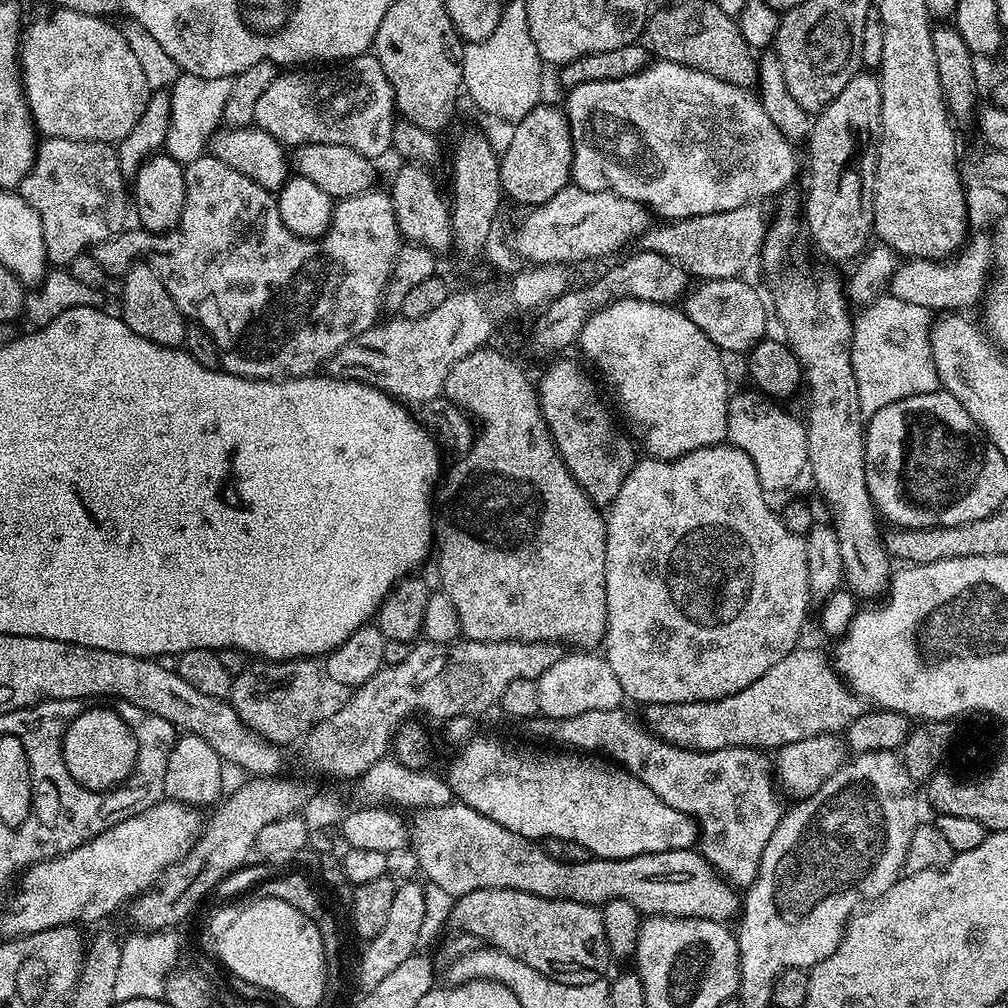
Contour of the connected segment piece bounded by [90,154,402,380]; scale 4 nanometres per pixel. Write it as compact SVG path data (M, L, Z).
M206 154L187 164L184 169L184 177L186 178L186 202L182 210L182 218L172 231L157 234L143 230L135 230L136 232L125 230L119 232L117 236L111 236L106 242L97 244L91 249L90 255L96 259L98 266L102 266L105 277L123 277L133 264L146 261L158 274L158 278L162 278L162 286L166 286L166 291L170 294L170 298L174 298L180 313L189 321L201 324L212 335L214 342L218 342L223 371L232 372L235 376L262 380L283 380L307 376L315 373L319 369L316 368L319 364L327 365L334 353L342 350L342 346L346 346L346 342L358 338L358 334L370 330L381 319L380 312L382 313L384 308L384 291L388 288L402 243L398 218L394 216L392 198L387 191L369 190L358 194L355 198L339 201L333 207L332 225L328 227L328 233L318 240L304 240L290 230L286 230L276 209L276 196L273 193L267 192L265 188L258 186L250 178L238 174L233 168L226 166L226 162L216 159L215 156Z

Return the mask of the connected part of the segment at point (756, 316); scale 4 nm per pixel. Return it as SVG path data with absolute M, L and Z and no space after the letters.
M744 278L706 280L697 285L697 288L695 285L683 297L682 311L686 314L686 318L690 318L690 322L694 322L694 326L698 326L698 330L702 330L702 334L706 334L706 338L710 338L710 342L714 342L714 346L720 349L721 353L740 352L740 354L746 354L759 340L765 339L767 332L764 331L768 328L768 316L770 320L769 309L768 312L764 309L759 294L744 281Z

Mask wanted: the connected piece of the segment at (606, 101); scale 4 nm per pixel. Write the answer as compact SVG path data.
M669 60L649 63L638 74L630 78L618 78L614 82L586 82L586 86L578 86L567 93L568 112L566 119L572 131L572 178L571 183L576 184L582 190L591 192L613 192L630 202L643 204L649 213L656 212L665 221L685 220L702 214L718 214L726 210L734 210L743 204L755 204L764 202L767 196L780 192L796 176L796 148L793 141L787 140L770 122L766 110L762 110L759 99L749 89L739 88L728 84L724 80L714 78L705 72L699 72L693 68L687 68L681 64L675 64Z

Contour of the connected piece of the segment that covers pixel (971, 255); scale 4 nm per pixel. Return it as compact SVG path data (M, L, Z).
M972 234L964 247L945 261L905 259L888 281L887 291L894 298L900 298L902 302L914 302L914 306L922 306L933 314L956 314L975 304L977 307L983 301L993 268L991 239L987 235Z

